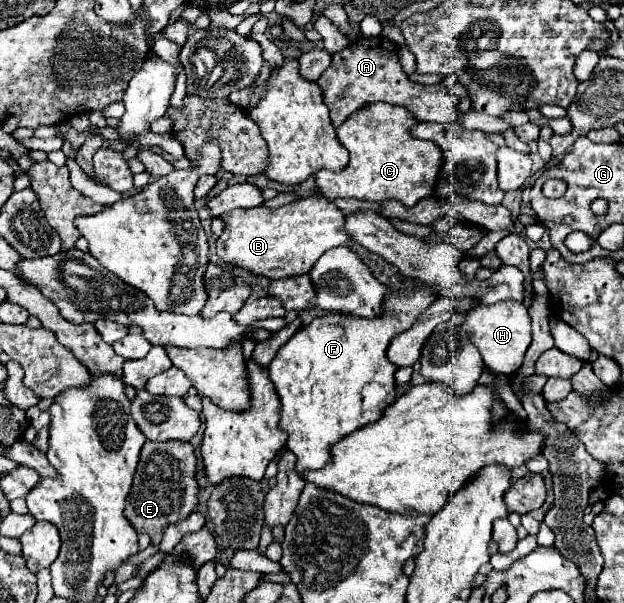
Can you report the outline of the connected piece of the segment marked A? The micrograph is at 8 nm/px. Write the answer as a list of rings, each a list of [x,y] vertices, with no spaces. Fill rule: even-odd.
[[[361,38],[351,42],[345,50],[333,54],[331,66],[321,74],[317,84],[323,90],[323,100],[331,110],[331,122],[337,128],[349,114],[369,102],[389,102],[407,108],[419,122],[455,122],[457,98],[447,92],[443,84],[417,84],[403,72],[397,46],[387,38]]]

